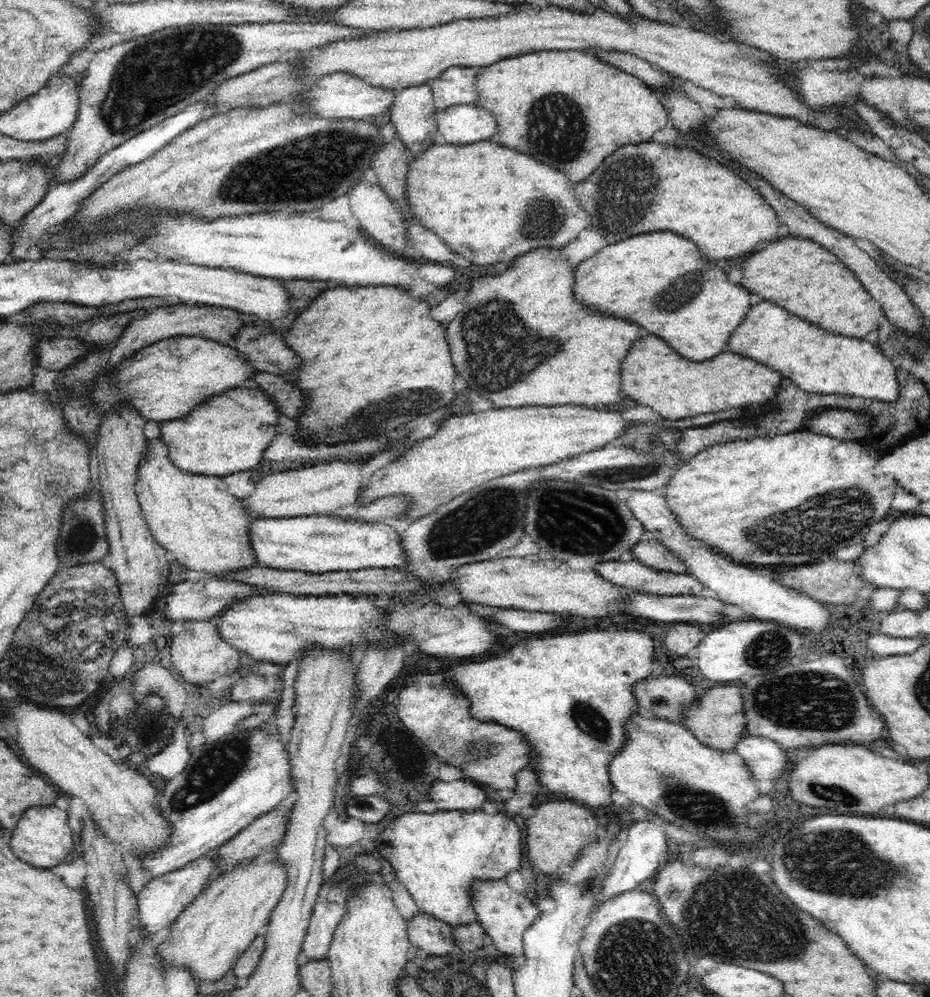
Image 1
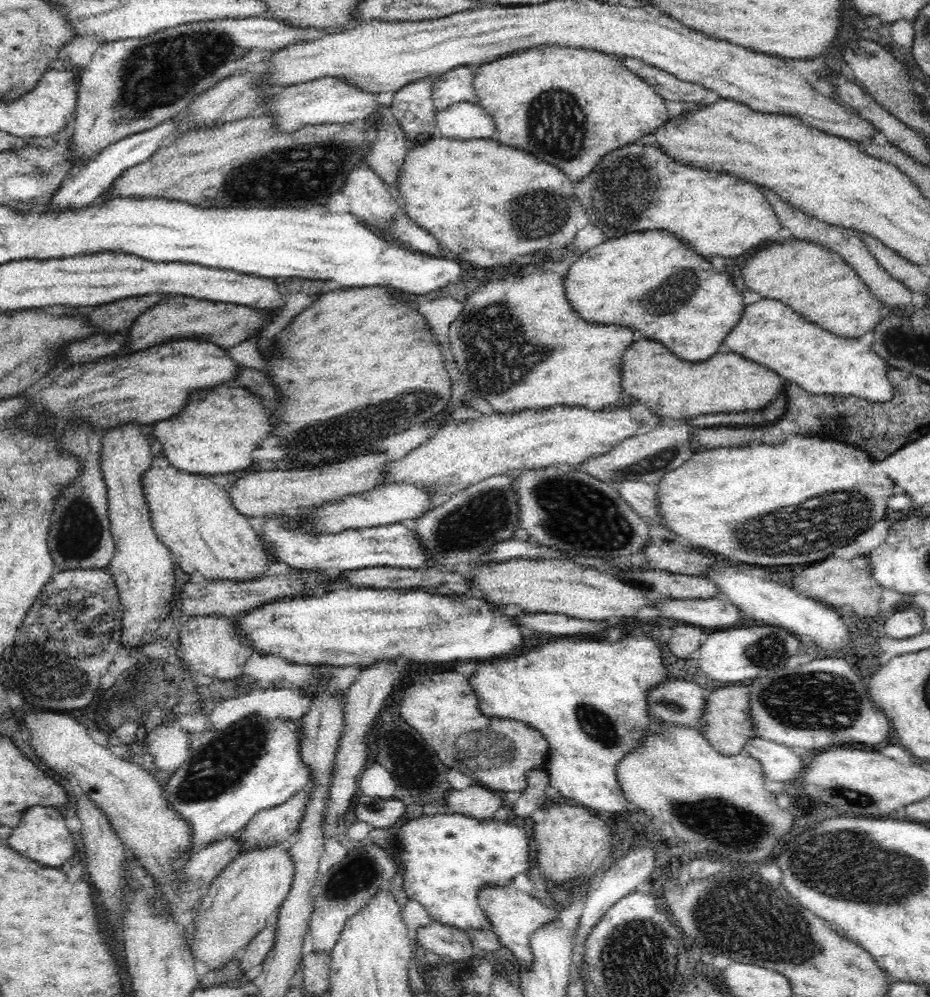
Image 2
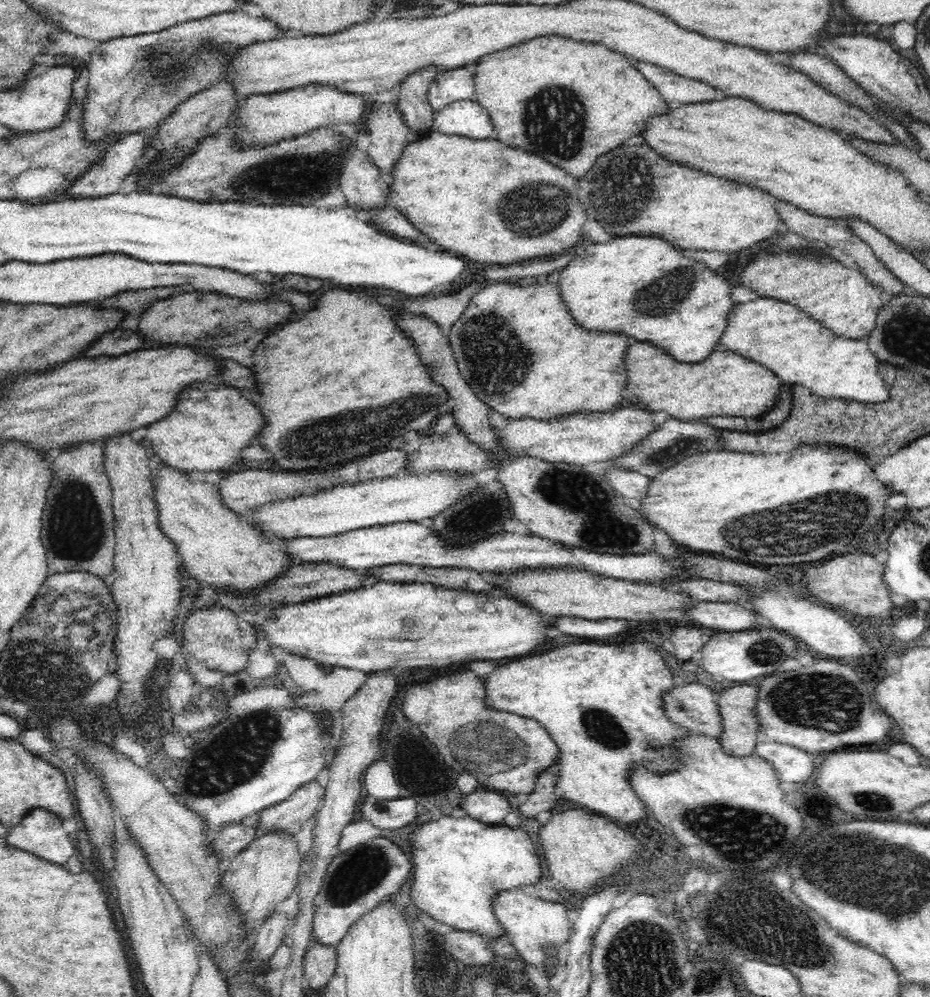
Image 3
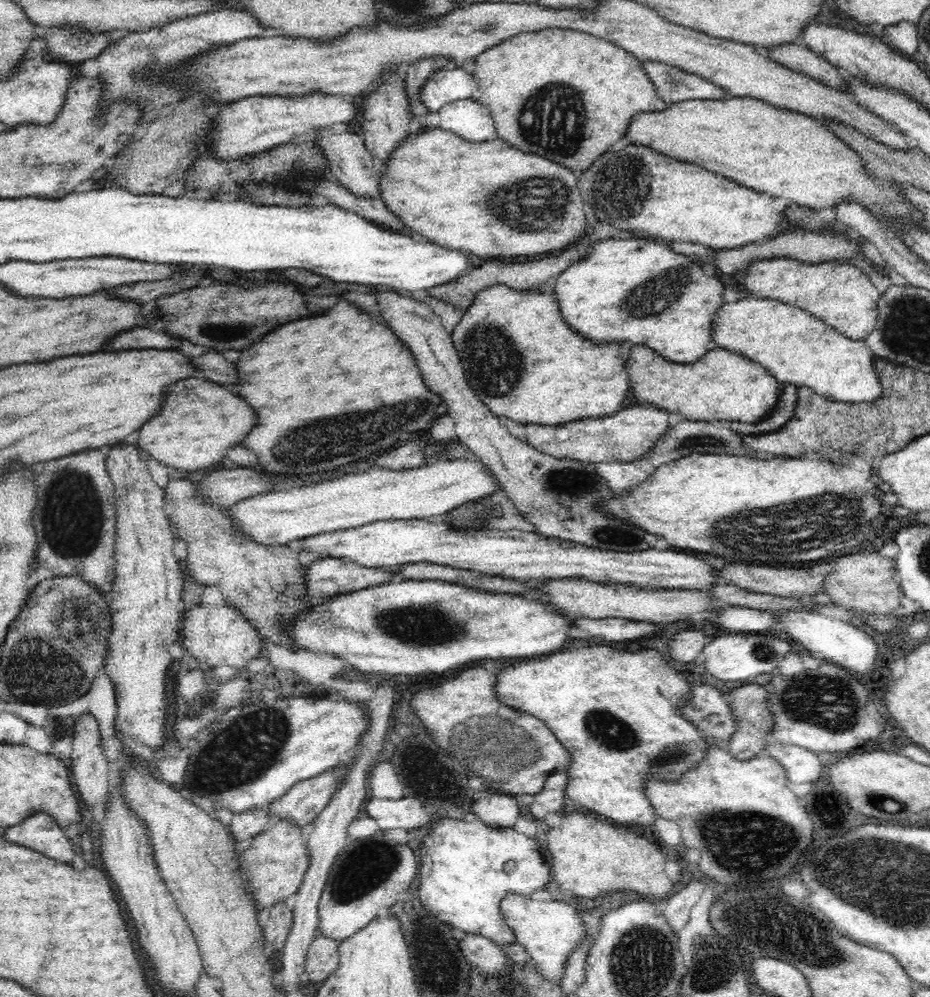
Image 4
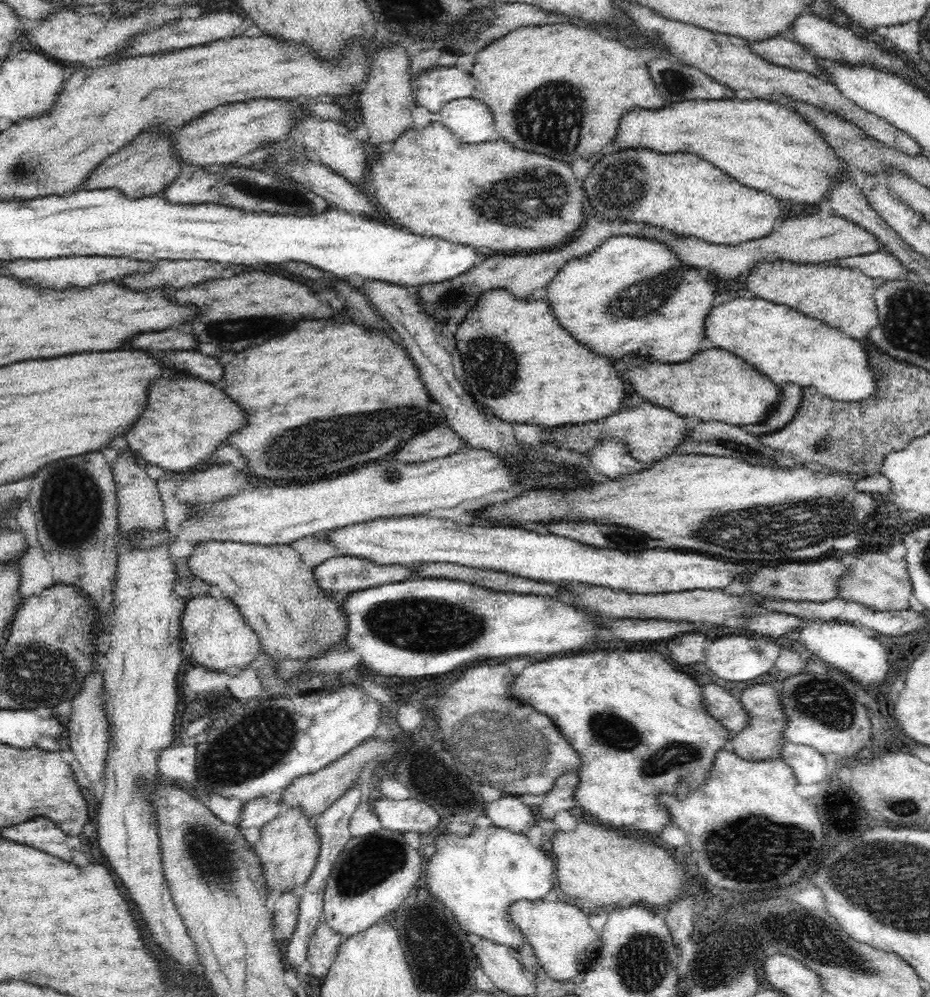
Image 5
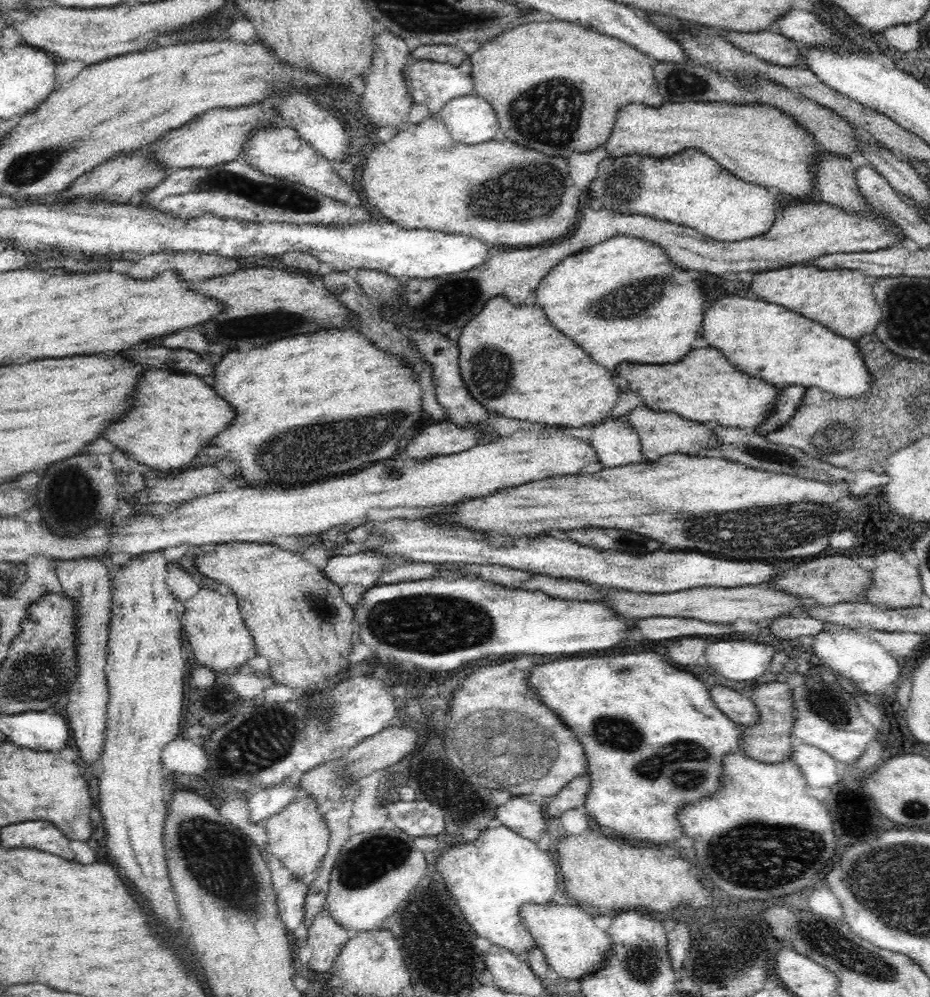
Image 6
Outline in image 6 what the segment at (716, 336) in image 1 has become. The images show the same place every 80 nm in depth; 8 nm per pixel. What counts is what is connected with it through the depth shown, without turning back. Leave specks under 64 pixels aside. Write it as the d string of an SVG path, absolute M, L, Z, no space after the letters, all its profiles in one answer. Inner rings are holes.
M616 235L552 265L535 286L532 303L548 316L552 326L572 338L596 362L616 368L620 362L668 364L678 360L678 356L686 356L698 338L706 290L706 282L694 279L690 270L674 266L659 247L644 239Z

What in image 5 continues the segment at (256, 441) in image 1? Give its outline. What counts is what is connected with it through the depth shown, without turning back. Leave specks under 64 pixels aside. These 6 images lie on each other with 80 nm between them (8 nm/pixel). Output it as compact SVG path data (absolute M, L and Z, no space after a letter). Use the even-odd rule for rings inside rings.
M200 378L186 380L154 380L154 386L148 388L146 408L142 416L119 435L129 442L128 448L143 463L156 464L165 470L186 472L198 464L204 464L224 442L230 432L238 432L246 420L246 412L234 404L220 388ZM172 386L180 386L172 390Z

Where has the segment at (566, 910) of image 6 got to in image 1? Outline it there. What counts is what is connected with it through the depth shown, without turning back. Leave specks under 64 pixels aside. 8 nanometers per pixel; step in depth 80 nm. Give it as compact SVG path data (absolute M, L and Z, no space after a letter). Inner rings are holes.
M480 880L473 884L472 900L477 922L482 926L483 931L491 938L494 946L505 953L510 960L519 961L523 958L523 936L525 930L533 924L541 915L536 903L524 896L522 893L512 890L510 886L502 880Z

